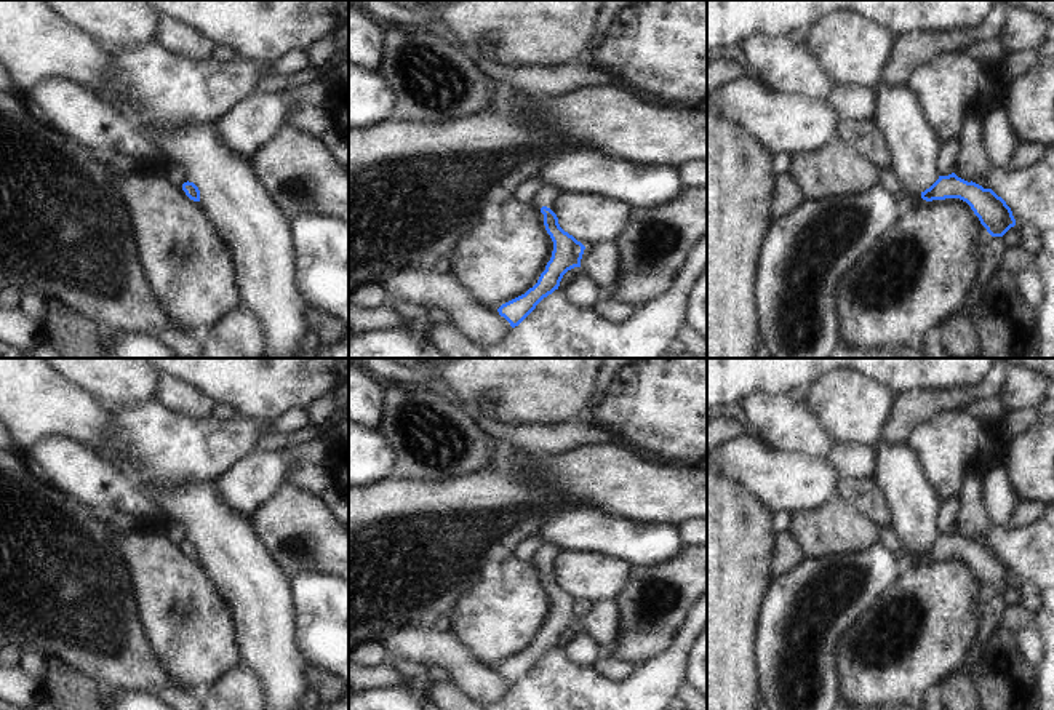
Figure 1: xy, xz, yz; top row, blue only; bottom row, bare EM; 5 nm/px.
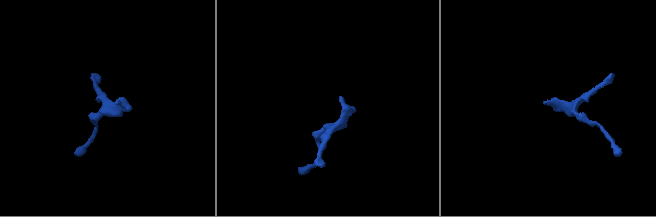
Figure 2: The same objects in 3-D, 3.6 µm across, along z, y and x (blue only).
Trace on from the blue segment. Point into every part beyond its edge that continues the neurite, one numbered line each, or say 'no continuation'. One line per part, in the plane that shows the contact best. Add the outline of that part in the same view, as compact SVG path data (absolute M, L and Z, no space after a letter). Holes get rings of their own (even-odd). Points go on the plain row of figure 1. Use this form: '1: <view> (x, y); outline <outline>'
1: xz (547, 552); outline M542 539L539 548L529 560L537 568L542 579L544 579L544 572L541 571L541 566L547 564L553 569L558 553L560 553L560 548L555 542L549 539Z

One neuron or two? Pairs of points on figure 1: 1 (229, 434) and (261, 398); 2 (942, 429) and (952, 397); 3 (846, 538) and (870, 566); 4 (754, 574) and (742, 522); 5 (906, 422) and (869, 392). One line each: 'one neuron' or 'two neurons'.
1: two neurons
2: two neurons
3: two neurons
4: one neuron
5: two neurons

